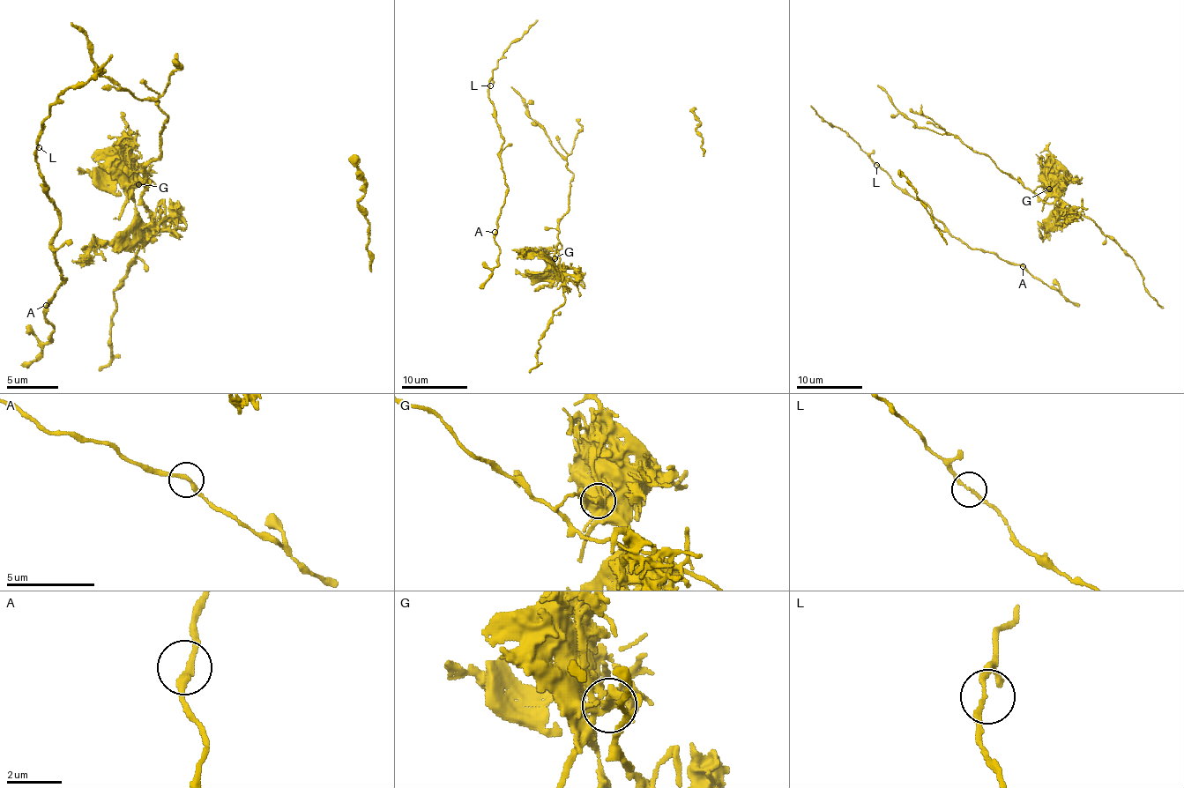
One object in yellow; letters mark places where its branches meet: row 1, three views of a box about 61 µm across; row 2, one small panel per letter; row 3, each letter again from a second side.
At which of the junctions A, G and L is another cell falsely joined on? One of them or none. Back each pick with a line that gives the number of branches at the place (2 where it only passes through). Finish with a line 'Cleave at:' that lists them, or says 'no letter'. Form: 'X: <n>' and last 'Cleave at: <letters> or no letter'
G: 2
Cleave at: G

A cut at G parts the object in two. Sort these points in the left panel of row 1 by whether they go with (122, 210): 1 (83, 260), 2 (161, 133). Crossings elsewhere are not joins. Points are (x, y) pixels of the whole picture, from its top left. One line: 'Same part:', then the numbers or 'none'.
Same part: 1

